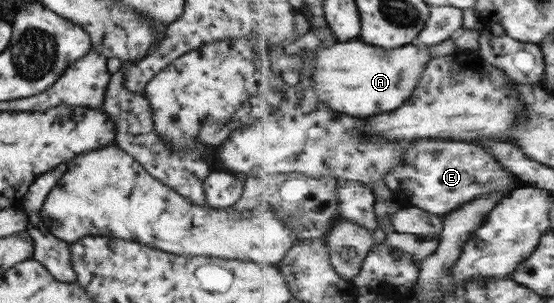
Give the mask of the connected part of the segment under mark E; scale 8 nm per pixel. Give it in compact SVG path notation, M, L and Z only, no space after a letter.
M415 140L407 146L403 160L394 166L385 178L386 184L397 196L411 206L422 208L427 212L444 217L446 214L462 207L466 202L475 200L482 194L490 192L509 192L508 188L519 178L512 172L507 172L483 146L467 144L467 142L447 142L447 140Z

